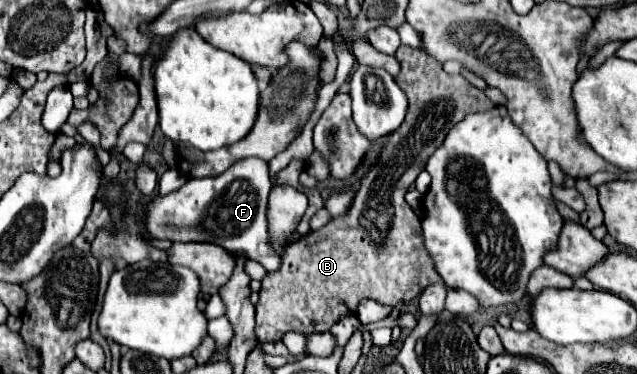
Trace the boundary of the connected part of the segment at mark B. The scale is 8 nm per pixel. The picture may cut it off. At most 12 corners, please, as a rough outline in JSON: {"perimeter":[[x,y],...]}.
{"perimeter":[[401,45],[407,117],[261,281],[259,343],[441,281],[405,191],[493,101]]}

